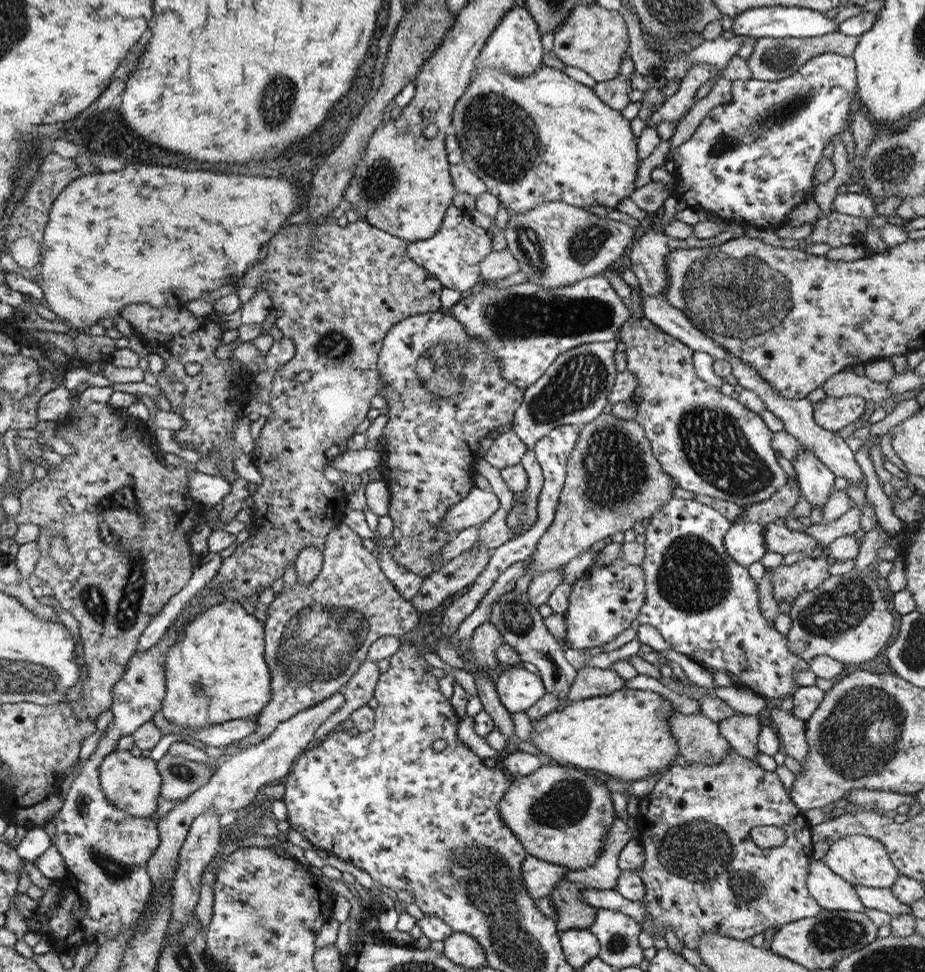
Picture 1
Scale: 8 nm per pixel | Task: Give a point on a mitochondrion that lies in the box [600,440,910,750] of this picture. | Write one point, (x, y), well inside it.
(691, 575)

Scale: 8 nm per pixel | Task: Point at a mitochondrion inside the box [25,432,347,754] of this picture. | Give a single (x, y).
(122, 611)

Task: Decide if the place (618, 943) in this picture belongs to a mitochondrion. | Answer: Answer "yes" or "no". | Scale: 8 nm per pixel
yes

